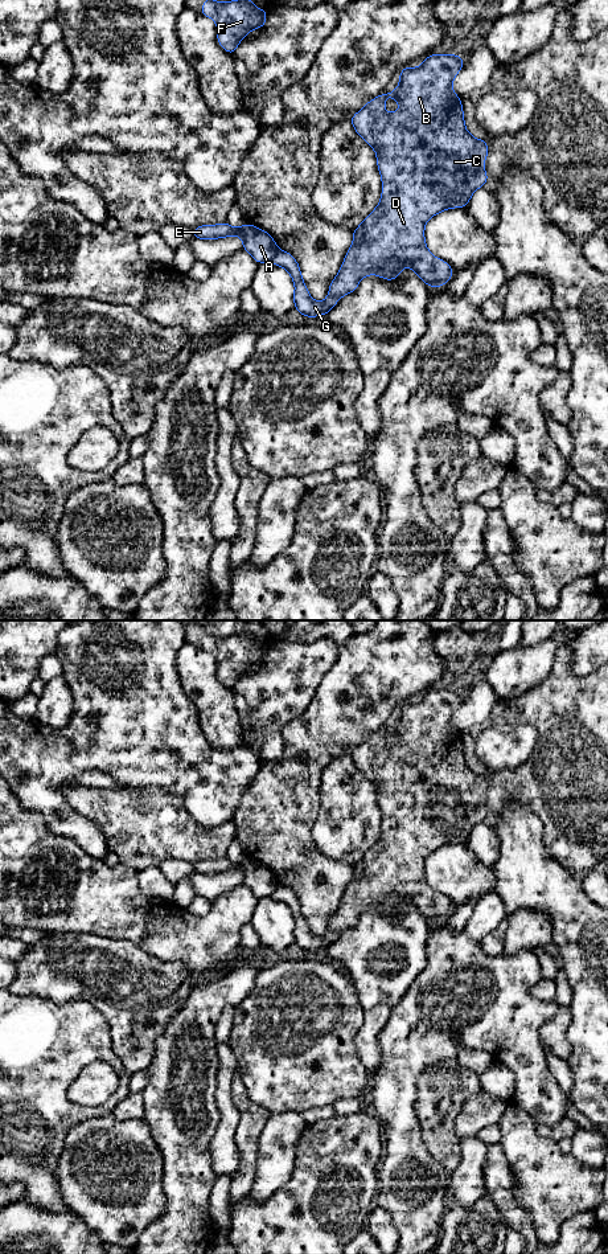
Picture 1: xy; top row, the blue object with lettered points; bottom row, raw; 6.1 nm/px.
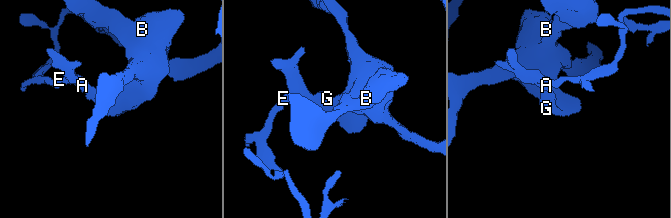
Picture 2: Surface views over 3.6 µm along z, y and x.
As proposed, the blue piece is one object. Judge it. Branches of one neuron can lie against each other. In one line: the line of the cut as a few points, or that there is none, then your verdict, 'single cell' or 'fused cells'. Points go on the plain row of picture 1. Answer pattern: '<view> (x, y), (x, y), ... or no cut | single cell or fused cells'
xy (278, 884), (270, 894) | fused cells

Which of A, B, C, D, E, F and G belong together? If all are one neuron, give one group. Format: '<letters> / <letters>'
A E / B C D F G

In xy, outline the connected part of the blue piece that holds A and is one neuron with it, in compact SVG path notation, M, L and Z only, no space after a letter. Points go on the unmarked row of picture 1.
M227 857L219 860L202 860L193 864L193 873L215 874L231 870L242 873L243 884L256 896L256 898L270 897L278 888L274 873L264 865L245 858L242 862L233 862Z

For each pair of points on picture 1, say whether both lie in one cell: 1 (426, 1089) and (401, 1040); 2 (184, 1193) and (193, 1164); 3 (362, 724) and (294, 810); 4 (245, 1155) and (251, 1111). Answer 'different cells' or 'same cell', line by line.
1: different cells
2: same cell
3: same cell
4: same cell

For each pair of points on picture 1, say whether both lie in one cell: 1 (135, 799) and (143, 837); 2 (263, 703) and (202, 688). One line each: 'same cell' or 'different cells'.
1: same cell
2: different cells

